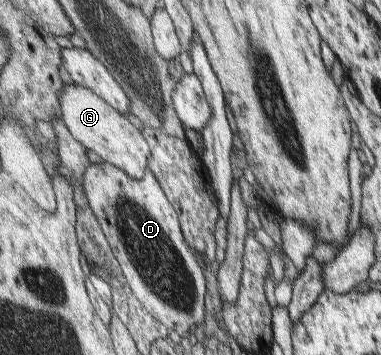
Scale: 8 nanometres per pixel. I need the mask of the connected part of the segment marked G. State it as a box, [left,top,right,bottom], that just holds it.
[60,84,152,180]

